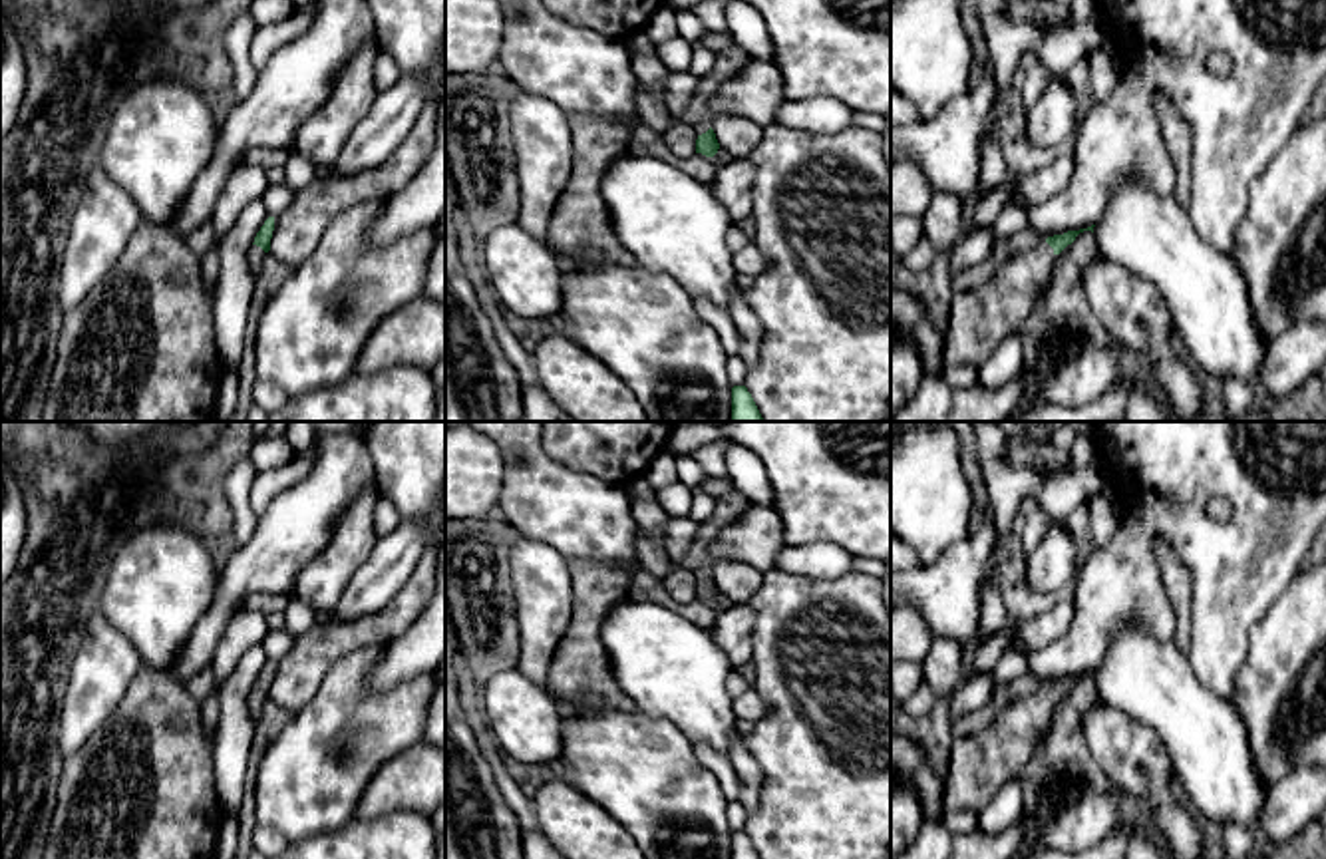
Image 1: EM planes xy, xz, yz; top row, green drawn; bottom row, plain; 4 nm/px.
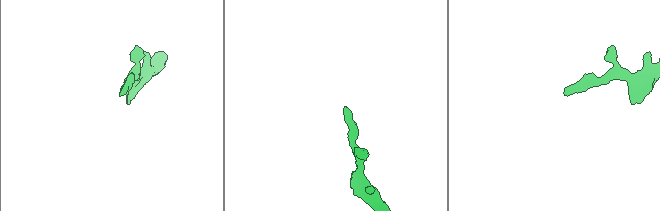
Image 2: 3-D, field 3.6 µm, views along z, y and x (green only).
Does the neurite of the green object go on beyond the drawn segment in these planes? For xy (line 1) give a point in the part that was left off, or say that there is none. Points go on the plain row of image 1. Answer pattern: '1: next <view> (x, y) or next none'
1: next xy (255, 698)

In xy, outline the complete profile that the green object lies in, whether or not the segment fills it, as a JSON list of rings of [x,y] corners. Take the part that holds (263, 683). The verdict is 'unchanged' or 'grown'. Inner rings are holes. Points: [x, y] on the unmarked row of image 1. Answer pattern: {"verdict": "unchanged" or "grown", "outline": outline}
{"verdict": "grown", "outline": [[[268,662],[249,694],[249,708],[254,722],[260,716],[264,700],[270,696],[272,676],[274,676],[274,662]]]}

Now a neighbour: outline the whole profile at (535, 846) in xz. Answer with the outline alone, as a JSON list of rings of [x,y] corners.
[[[521,831],[523,859],[567,859],[547,835],[537,831]]]

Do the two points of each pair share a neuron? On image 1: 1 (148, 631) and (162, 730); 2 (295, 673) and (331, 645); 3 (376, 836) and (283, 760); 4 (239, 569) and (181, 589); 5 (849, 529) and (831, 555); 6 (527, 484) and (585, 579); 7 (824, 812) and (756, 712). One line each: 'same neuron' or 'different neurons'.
1: different neurons
2: same neuron
3: different neurons
4: different neurons
5: different neurons
6: different neurons
7: different neurons

